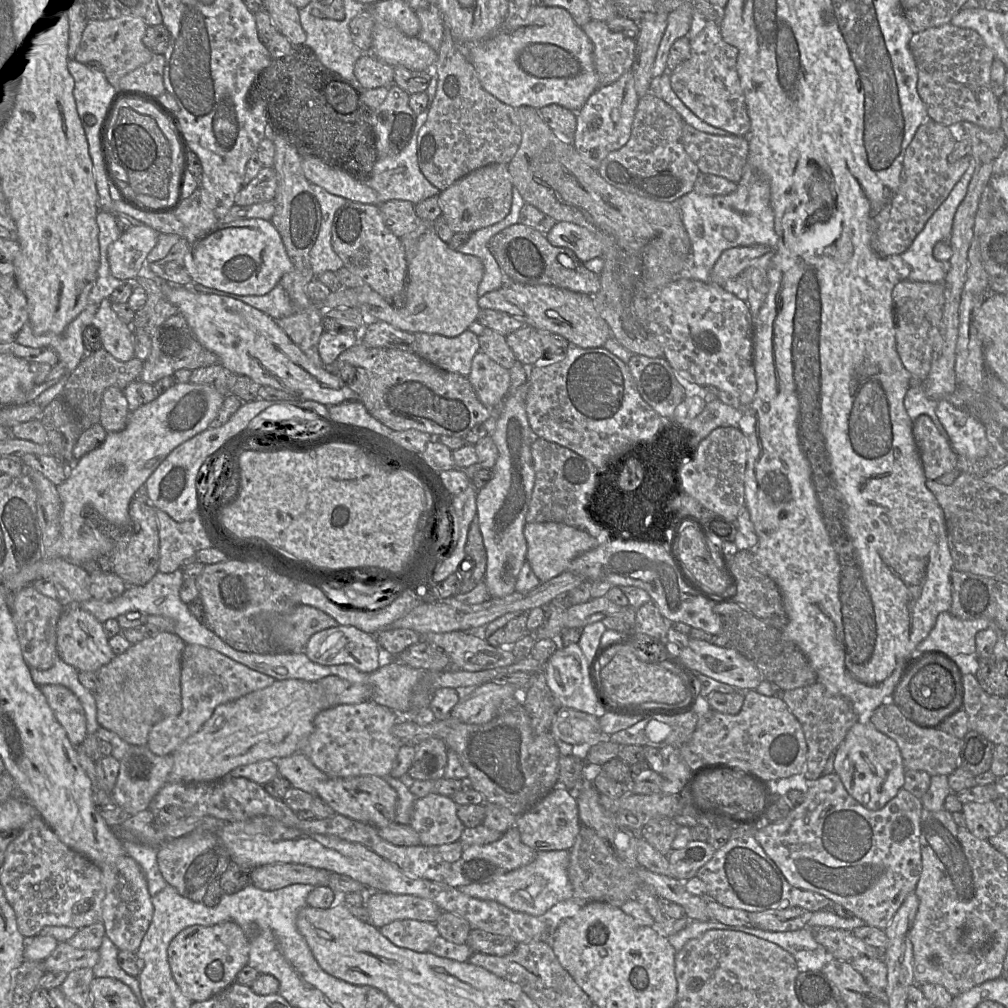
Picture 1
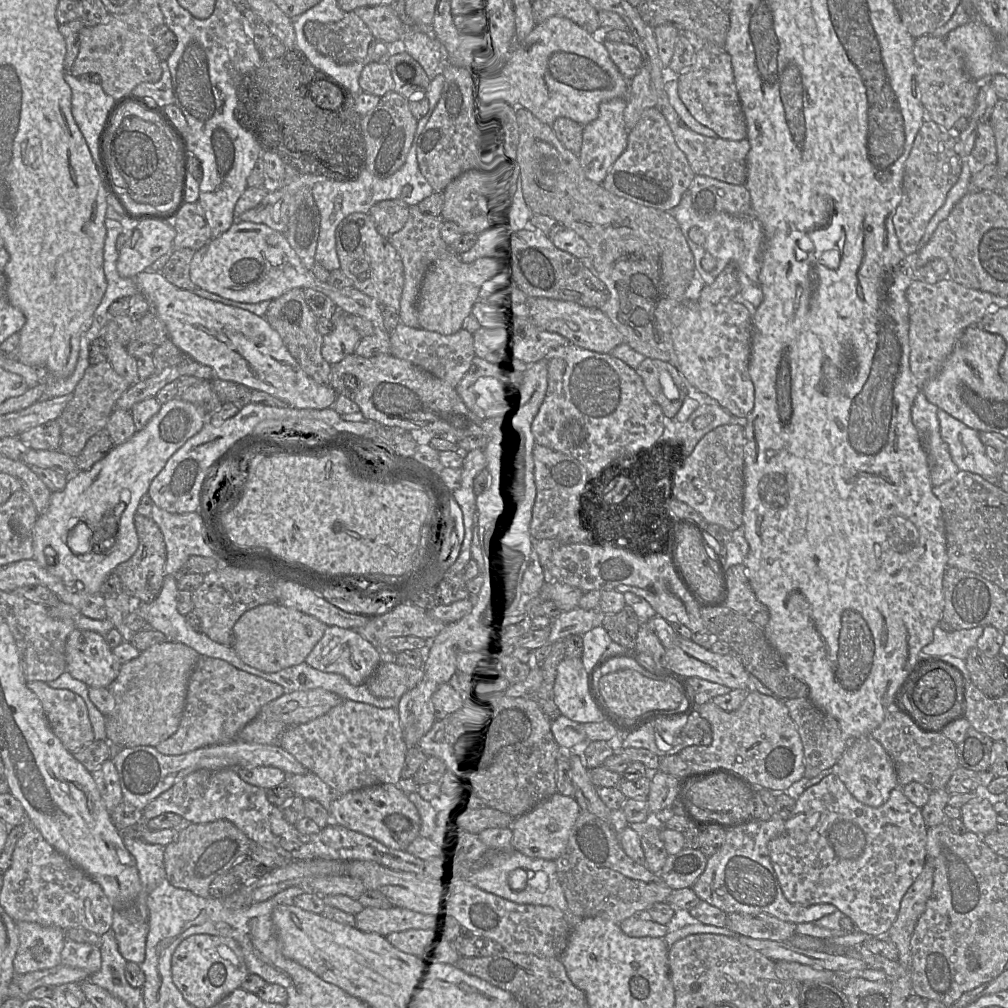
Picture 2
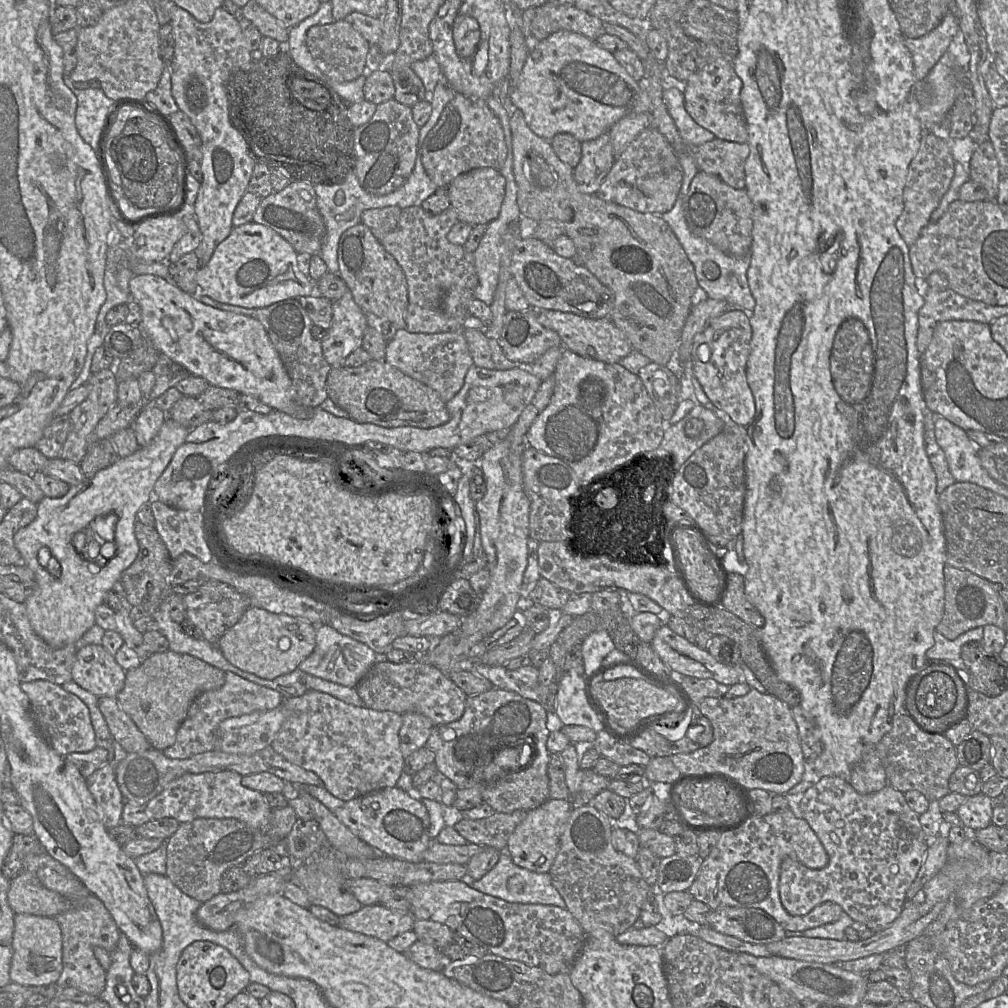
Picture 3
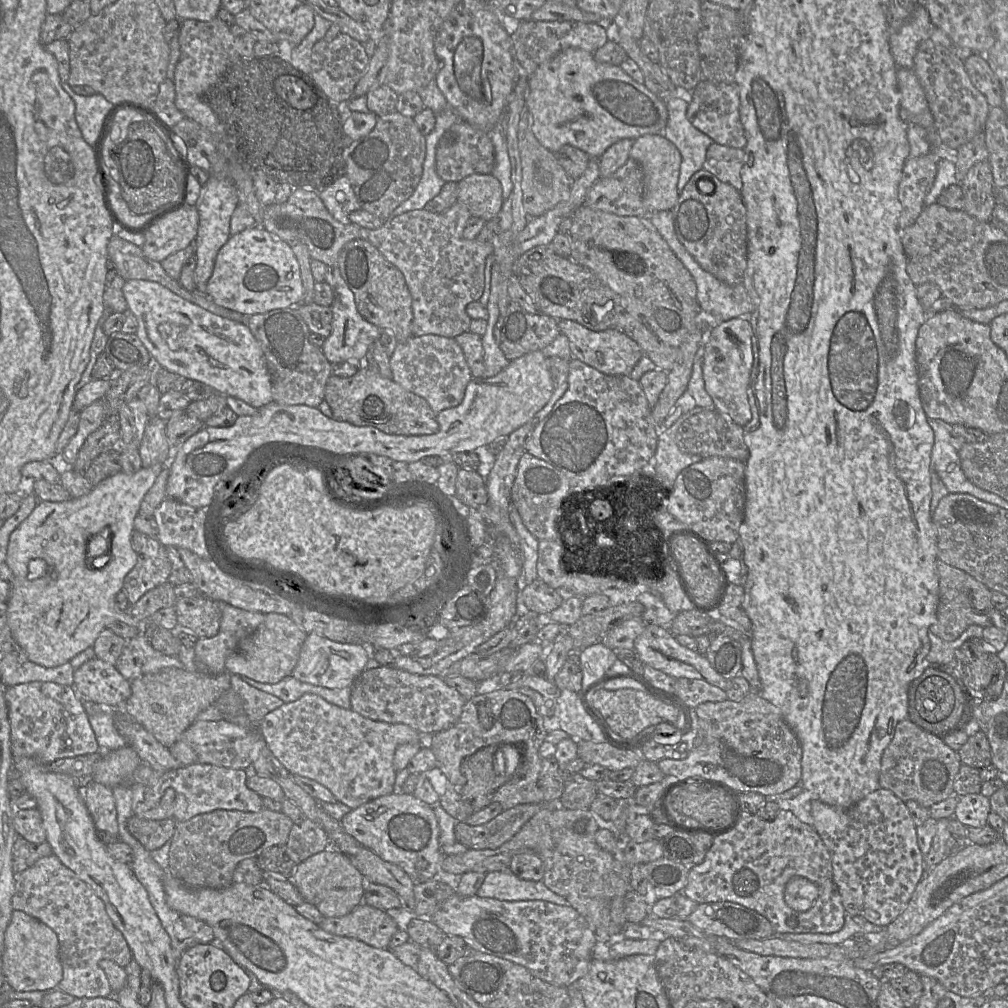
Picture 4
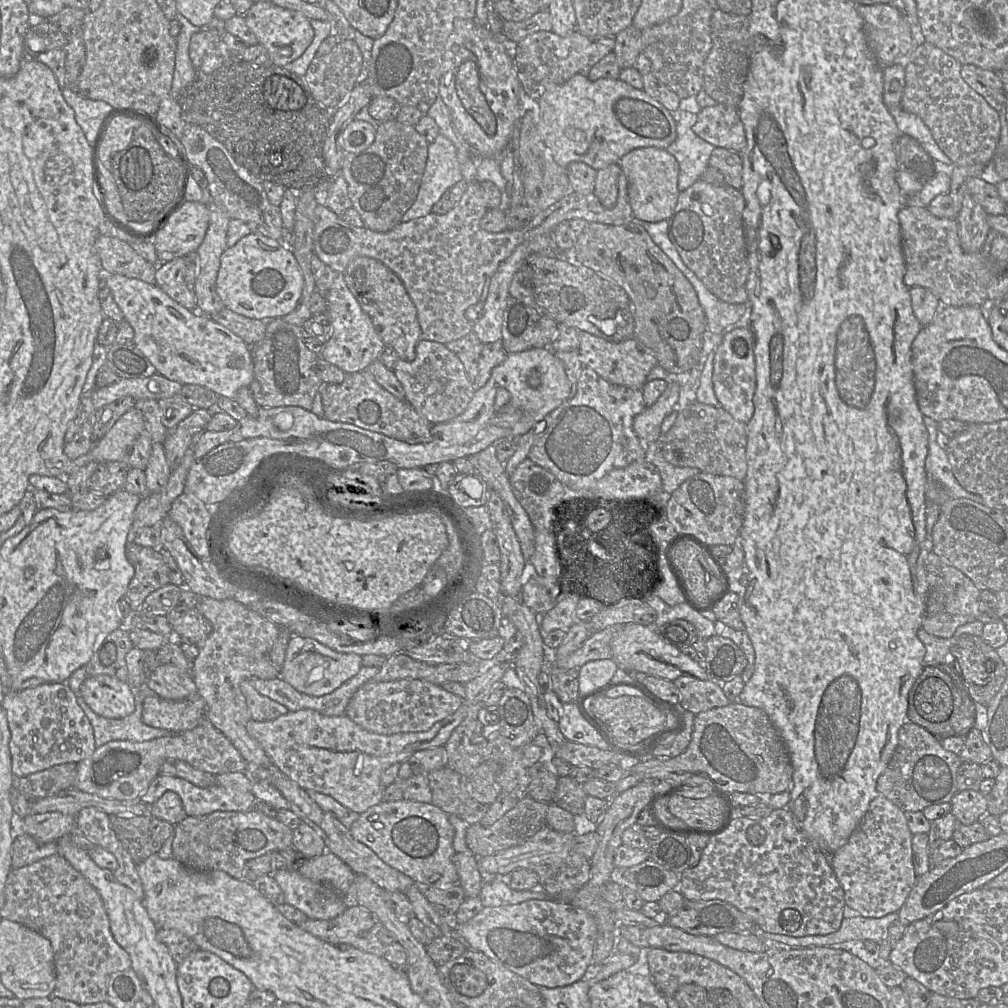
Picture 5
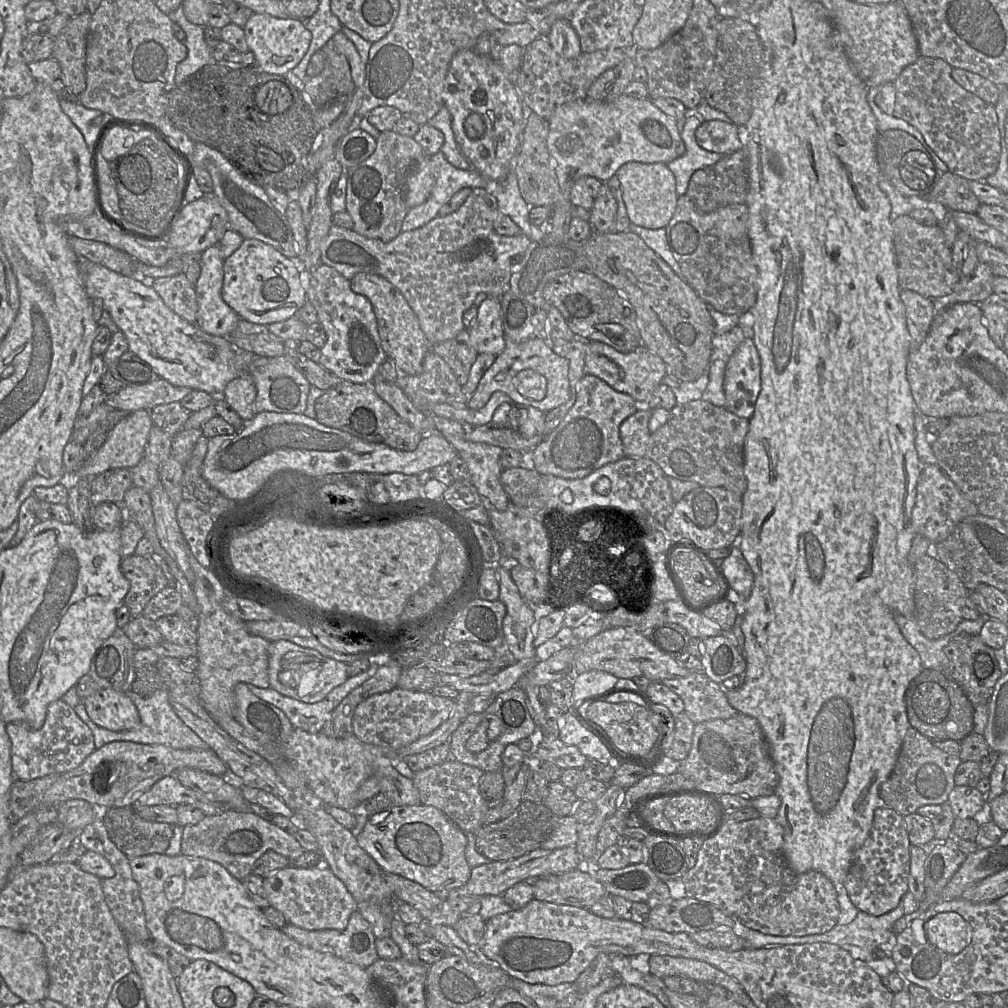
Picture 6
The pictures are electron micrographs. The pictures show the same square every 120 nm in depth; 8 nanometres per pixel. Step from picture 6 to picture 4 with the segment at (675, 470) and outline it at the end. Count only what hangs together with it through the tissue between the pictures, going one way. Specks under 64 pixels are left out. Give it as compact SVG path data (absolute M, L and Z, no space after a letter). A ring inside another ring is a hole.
M714 404L713 406L696 406L691 411L692 416L682 423L676 434L676 443L682 452L698 454L703 458L721 456L746 463L749 449L744 441L742 426L719 413Z

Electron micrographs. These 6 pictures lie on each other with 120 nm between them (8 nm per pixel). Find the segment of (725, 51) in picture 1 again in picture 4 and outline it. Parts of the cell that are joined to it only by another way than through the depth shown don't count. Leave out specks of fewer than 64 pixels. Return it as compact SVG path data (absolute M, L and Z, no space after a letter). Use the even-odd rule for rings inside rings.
M701 80L693 89L692 99L687 108L687 118L694 127L709 136L715 143L744 148L746 136L740 120L739 105L736 83L724 84Z

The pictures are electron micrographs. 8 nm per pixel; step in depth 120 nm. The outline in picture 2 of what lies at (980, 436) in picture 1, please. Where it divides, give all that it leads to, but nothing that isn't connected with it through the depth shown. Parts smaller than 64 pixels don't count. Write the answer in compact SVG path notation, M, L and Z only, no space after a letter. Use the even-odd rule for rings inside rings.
M938 409L940 435L948 445L953 462L959 470L969 471L996 484L1004 473L1001 464L996 464L986 453L986 446L979 438L979 431L972 429Z

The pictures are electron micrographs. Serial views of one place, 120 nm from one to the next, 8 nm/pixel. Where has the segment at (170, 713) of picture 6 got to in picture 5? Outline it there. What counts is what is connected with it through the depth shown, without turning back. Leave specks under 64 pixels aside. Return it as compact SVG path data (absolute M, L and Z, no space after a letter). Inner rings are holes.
M147 685L134 688L135 710L127 717L120 719L104 718L96 714L78 696L77 703L89 719L93 732L96 748L110 741L146 742L157 738L173 735L174 733L161 728L150 727L142 721L143 702L148 695L156 694Z

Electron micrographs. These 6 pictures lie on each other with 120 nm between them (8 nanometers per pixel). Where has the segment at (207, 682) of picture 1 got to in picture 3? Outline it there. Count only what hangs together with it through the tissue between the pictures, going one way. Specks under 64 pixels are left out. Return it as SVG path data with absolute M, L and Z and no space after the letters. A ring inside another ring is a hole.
M227 671L222 687L203 692L193 700L185 720L177 731L175 742L161 752L171 759L186 759L196 754L217 750L217 729L222 721L256 711L272 710L279 707L283 701L283 697L276 690L258 685L234 672Z

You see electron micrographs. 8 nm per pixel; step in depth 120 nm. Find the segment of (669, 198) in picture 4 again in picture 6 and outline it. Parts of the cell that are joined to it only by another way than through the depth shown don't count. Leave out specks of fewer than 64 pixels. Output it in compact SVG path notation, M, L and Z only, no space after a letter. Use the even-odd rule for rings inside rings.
M627 162L616 172L630 221L649 229L666 228L672 219L678 202L676 180L667 164L662 162Z

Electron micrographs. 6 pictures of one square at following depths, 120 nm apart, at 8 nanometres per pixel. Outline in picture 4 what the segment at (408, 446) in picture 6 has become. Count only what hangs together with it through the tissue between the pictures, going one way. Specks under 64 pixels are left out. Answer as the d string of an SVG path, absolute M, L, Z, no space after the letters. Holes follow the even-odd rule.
M364 361L351 377L331 375L325 387L325 400L332 409L333 419L355 426L373 426L395 435L430 435L439 430L437 413L424 398L406 390L393 379L381 376L365 366Z

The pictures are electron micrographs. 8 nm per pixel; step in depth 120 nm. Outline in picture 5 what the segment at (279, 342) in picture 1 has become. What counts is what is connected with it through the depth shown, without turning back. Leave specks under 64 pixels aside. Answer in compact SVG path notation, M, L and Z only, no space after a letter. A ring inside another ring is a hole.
M105 274L105 282L124 320L134 330L133 342L151 361L157 373L181 384L196 384L207 387L218 396L235 399L237 391L249 387L254 378L251 347L239 336L198 311L190 311L170 298L156 284L118 274Z

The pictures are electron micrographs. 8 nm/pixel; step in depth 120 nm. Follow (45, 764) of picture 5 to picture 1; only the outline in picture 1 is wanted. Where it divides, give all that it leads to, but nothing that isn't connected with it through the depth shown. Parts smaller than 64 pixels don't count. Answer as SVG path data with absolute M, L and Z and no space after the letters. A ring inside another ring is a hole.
M62 685L39 686L57 721L74 747L79 747L87 733L86 716L77 696Z

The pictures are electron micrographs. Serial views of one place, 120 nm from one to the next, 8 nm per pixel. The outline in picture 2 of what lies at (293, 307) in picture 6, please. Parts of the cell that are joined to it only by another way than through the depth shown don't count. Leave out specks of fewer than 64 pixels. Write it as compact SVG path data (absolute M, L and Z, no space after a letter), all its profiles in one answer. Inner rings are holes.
M235 220L219 237L196 250L190 263L190 279L198 287L237 302L274 300L293 288L312 288L330 297L340 311L381 325L382 307L355 287L337 288L322 282L300 261L284 234L262 223Z

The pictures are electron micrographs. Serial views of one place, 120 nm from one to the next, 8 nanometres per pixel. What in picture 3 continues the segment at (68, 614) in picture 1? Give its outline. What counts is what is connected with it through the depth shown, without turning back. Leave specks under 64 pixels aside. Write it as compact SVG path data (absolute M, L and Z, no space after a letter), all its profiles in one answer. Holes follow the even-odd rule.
M89 644L77 652L72 680L95 696L116 698L125 678L126 671L103 645Z

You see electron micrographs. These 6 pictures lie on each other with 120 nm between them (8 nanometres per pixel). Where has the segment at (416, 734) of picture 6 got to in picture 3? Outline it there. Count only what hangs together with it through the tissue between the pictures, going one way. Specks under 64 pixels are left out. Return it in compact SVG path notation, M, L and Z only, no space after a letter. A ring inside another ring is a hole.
M378 661L373 664L355 687L364 705L376 711L390 711L403 715L413 712L431 720L433 725L459 720L464 712L466 694L456 686L448 674L435 666L419 661L394 664Z

